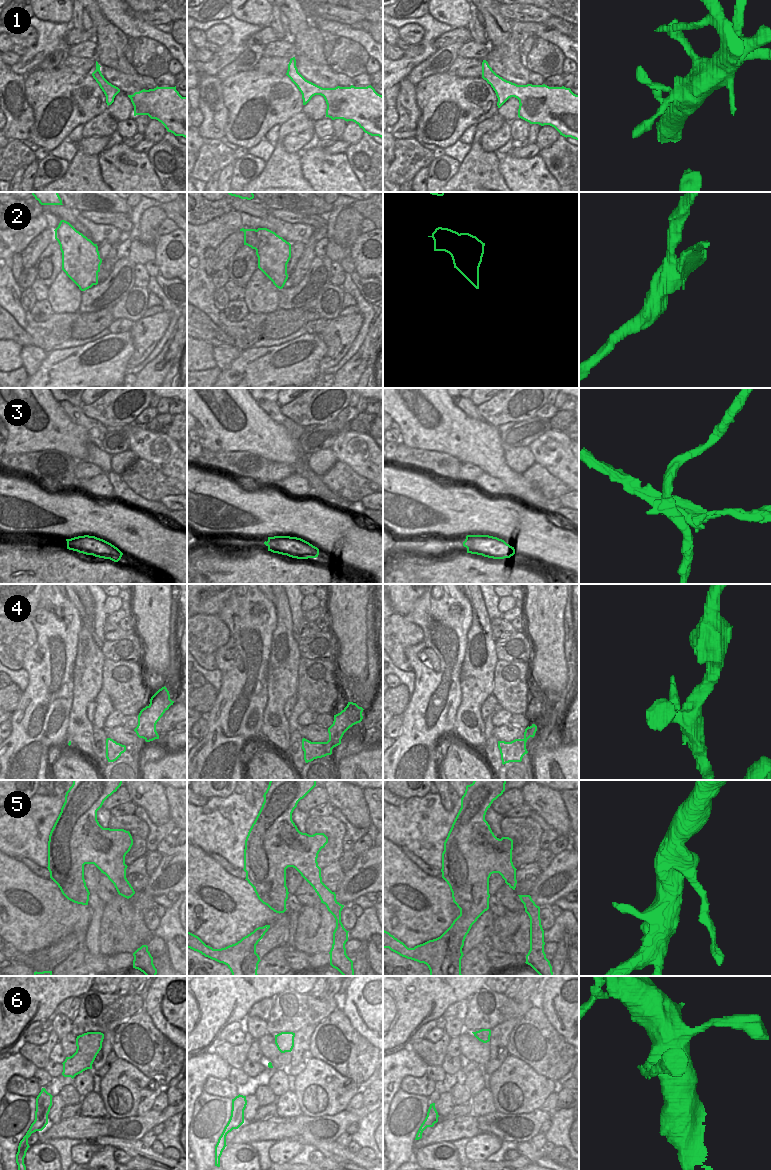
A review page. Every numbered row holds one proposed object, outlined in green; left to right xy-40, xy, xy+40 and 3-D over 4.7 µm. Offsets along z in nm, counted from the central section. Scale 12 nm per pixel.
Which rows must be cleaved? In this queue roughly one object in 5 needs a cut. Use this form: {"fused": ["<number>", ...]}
{"fused": ["2", "3", "5"]}

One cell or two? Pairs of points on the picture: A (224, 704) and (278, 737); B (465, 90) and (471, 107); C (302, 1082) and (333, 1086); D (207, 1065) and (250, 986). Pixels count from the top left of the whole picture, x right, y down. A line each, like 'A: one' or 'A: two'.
A: two
B: one
C: one
D: two

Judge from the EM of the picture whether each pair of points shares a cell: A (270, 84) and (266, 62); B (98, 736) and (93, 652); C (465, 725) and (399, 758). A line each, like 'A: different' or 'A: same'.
A: different
B: different
C: different

